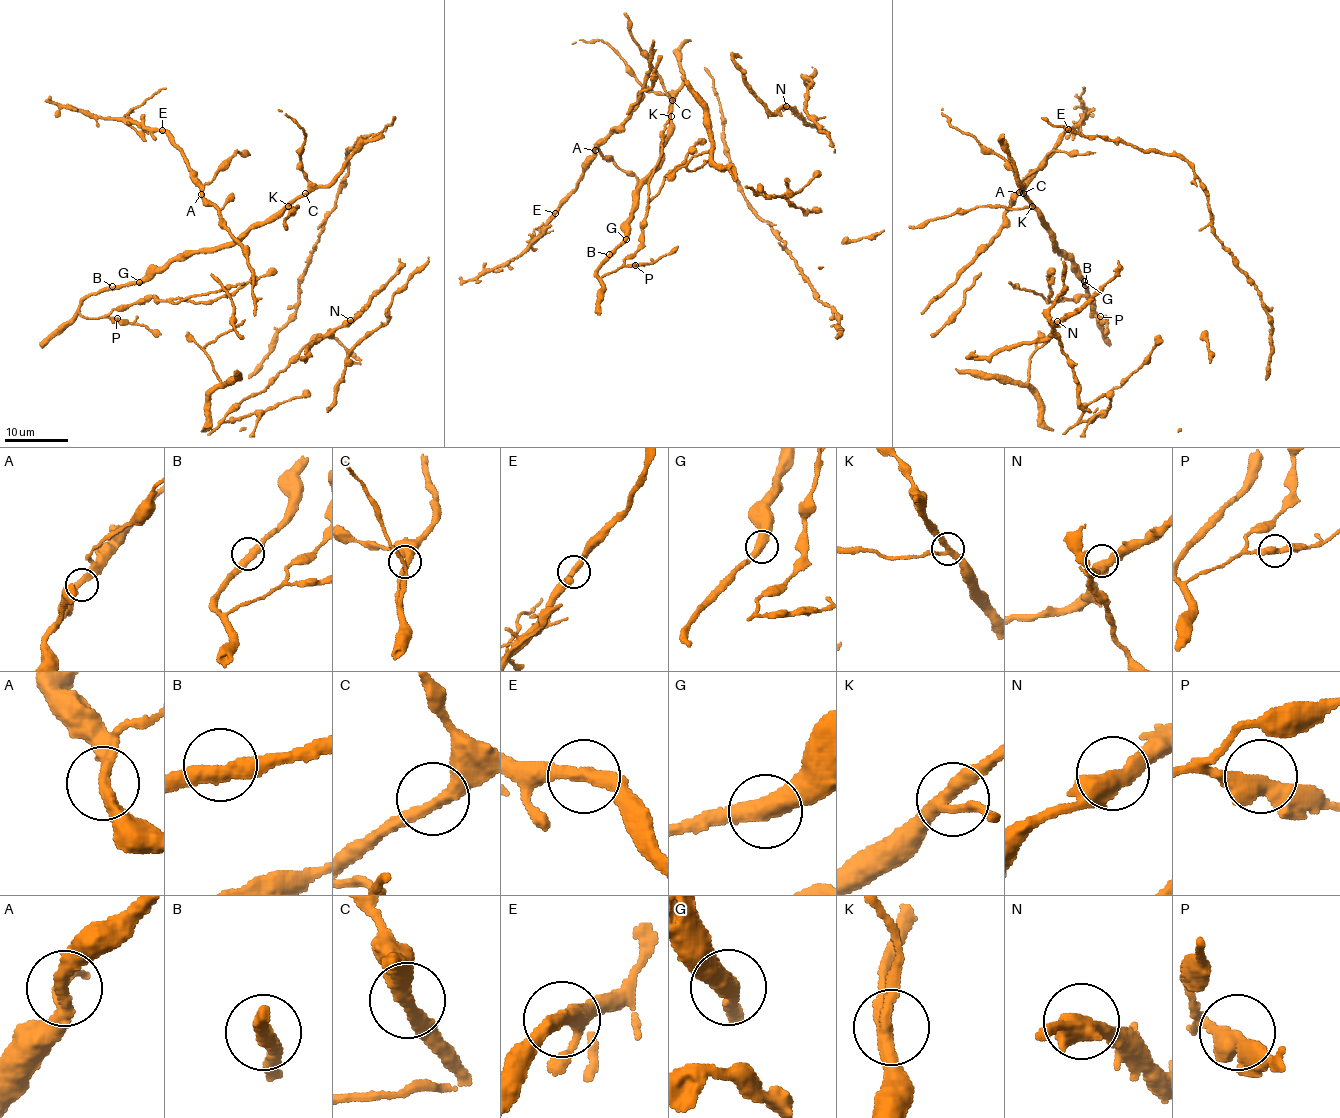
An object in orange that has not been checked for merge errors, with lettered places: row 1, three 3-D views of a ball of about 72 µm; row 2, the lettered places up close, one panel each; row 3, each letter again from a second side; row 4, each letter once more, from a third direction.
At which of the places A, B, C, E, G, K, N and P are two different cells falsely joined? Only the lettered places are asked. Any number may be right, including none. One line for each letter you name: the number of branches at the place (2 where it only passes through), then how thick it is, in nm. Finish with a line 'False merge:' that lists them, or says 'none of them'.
E: 2 | 360 nm
False merge: E

